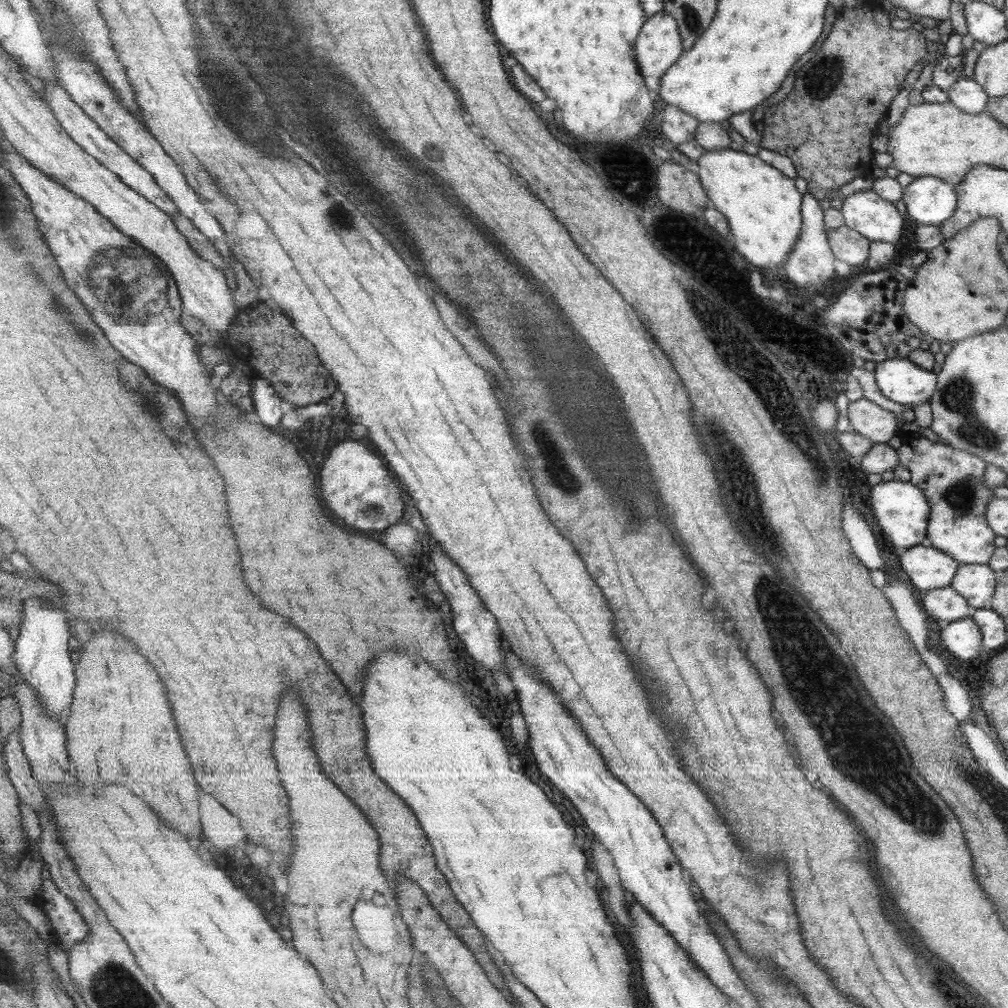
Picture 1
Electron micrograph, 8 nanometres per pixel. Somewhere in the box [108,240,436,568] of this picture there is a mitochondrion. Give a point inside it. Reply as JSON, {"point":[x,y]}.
{"point":[142,399]}

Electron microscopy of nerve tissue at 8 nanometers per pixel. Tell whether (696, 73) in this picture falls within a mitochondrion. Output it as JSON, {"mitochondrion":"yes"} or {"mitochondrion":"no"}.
{"mitochondrion":"no"}

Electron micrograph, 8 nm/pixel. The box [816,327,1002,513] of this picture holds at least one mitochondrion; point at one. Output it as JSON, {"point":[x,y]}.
{"point":[958,397]}

